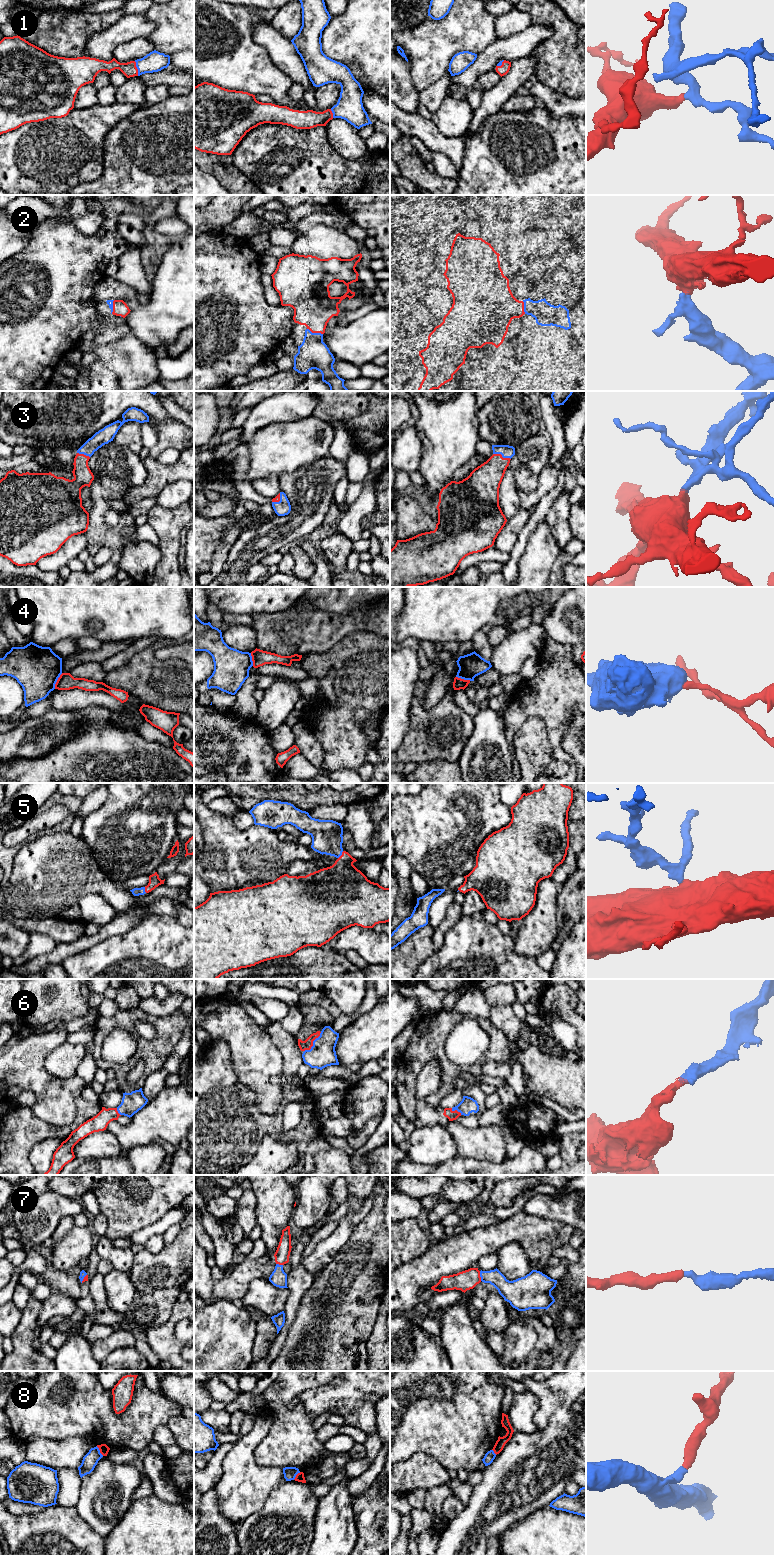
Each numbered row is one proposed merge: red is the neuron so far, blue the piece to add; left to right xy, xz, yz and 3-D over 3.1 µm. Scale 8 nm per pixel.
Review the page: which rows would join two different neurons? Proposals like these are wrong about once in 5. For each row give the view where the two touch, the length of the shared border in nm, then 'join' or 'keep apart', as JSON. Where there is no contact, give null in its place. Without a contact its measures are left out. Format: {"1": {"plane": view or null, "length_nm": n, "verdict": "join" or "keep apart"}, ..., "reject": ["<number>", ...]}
{"1": {"plane": "xy", "length_nm": 120, "verdict": "join"}, "2": {"plane": "xz", "length_nm": 140, "verdict": "join"}, "3": {"plane": "yz", "length_nm": 150, "verdict": "join"}, "4": {"plane": "xy", "length_nm": 140, "verdict": "keep apart"}, "5": {"plane": "xz", "length_nm": 80, "verdict": "join"}, "6": {"plane": "xz", "length_nm": 220, "verdict": "join"}, "7": {"plane": "yz", "length_nm": 80, "verdict": "join"}, "8": {"plane": "xy", "length_nm": 100, "verdict": "keep apart"}, "reject": ["4", "8"]}

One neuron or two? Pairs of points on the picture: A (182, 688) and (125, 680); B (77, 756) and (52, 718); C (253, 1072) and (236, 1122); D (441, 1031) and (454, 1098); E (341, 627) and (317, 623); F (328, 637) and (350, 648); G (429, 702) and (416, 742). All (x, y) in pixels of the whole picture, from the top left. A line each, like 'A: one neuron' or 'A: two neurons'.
A: one neuron
B: two neurons
C: two neurons
D: two neurons
E: one neuron
F: two neurons
G: two neurons

